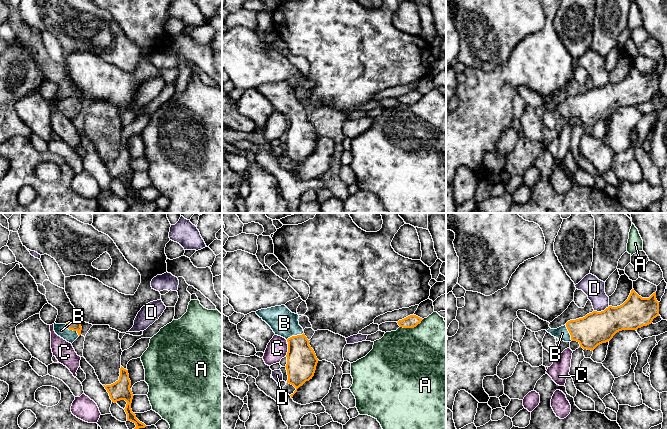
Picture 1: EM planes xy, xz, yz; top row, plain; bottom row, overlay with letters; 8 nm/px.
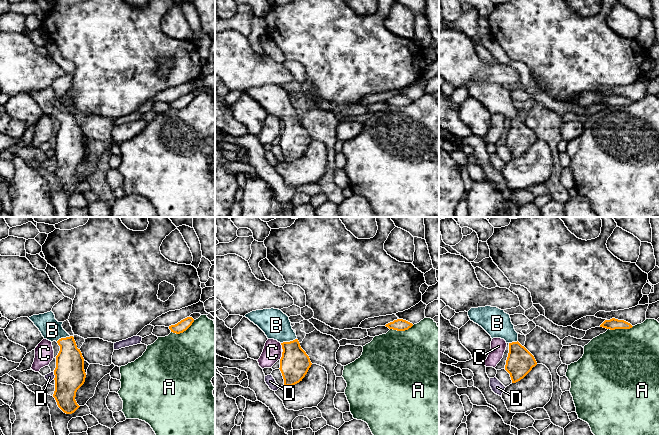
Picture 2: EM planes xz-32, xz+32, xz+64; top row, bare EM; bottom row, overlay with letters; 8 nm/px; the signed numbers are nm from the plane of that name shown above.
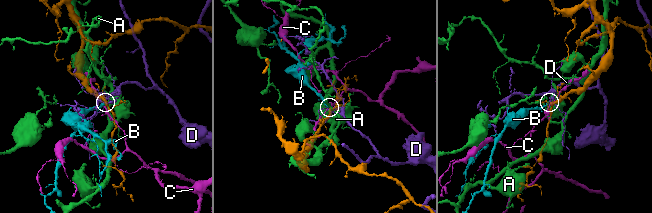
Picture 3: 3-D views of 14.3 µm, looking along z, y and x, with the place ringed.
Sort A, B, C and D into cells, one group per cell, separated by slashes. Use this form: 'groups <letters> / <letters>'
groups A / B / C / D

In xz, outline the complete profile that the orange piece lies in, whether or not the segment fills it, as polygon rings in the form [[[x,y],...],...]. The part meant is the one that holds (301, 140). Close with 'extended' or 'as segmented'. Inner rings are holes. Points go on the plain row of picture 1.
[[[285,81],[261,85],[256,87],[256,90],[271,103],[275,111],[285,114],[288,118],[287,140],[285,143],[288,151],[287,159],[296,164],[294,169],[290,171],[292,174],[300,162],[312,155],[319,136],[309,121],[309,116],[305,112],[303,104],[299,101],[298,90],[292,89]]] | extended

